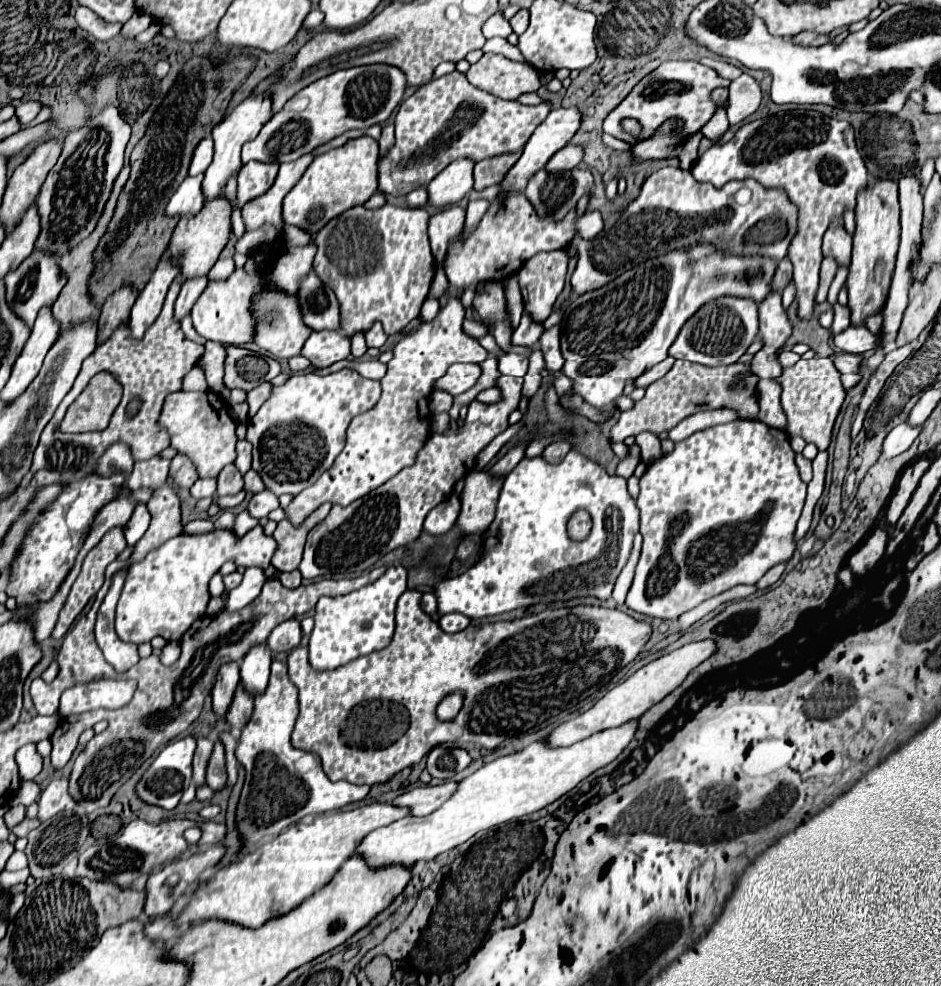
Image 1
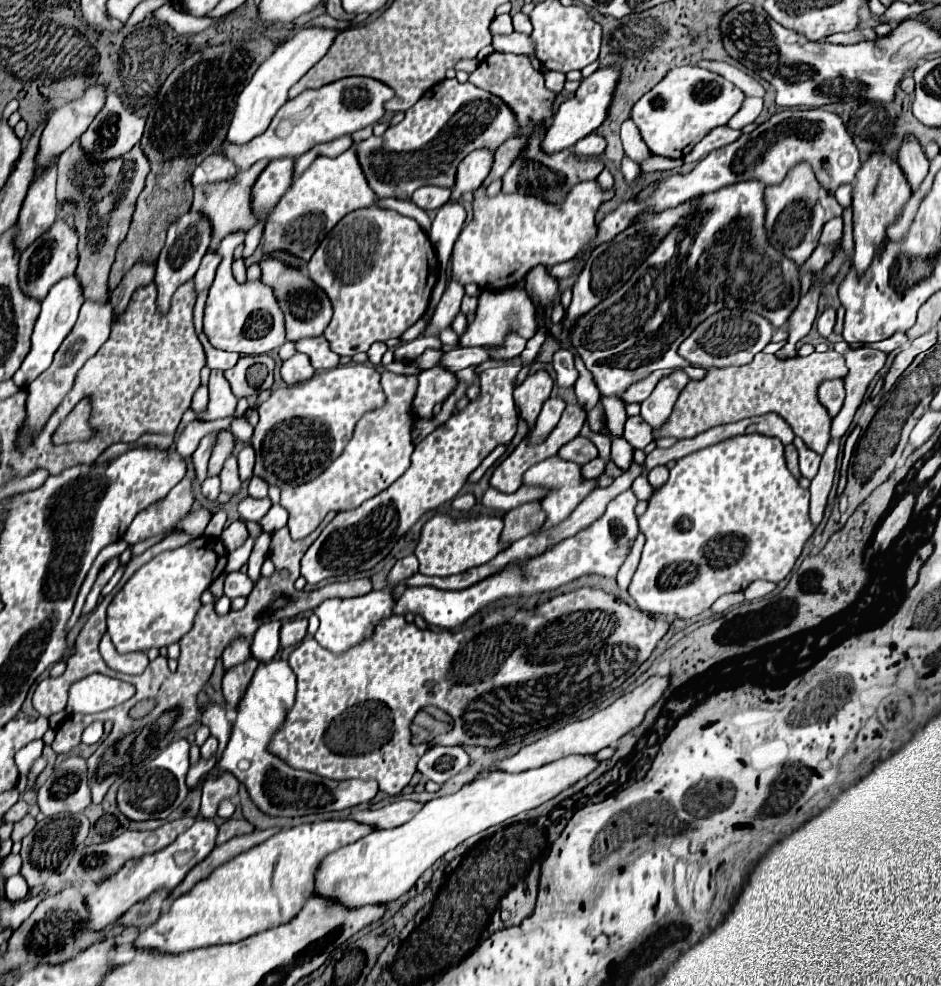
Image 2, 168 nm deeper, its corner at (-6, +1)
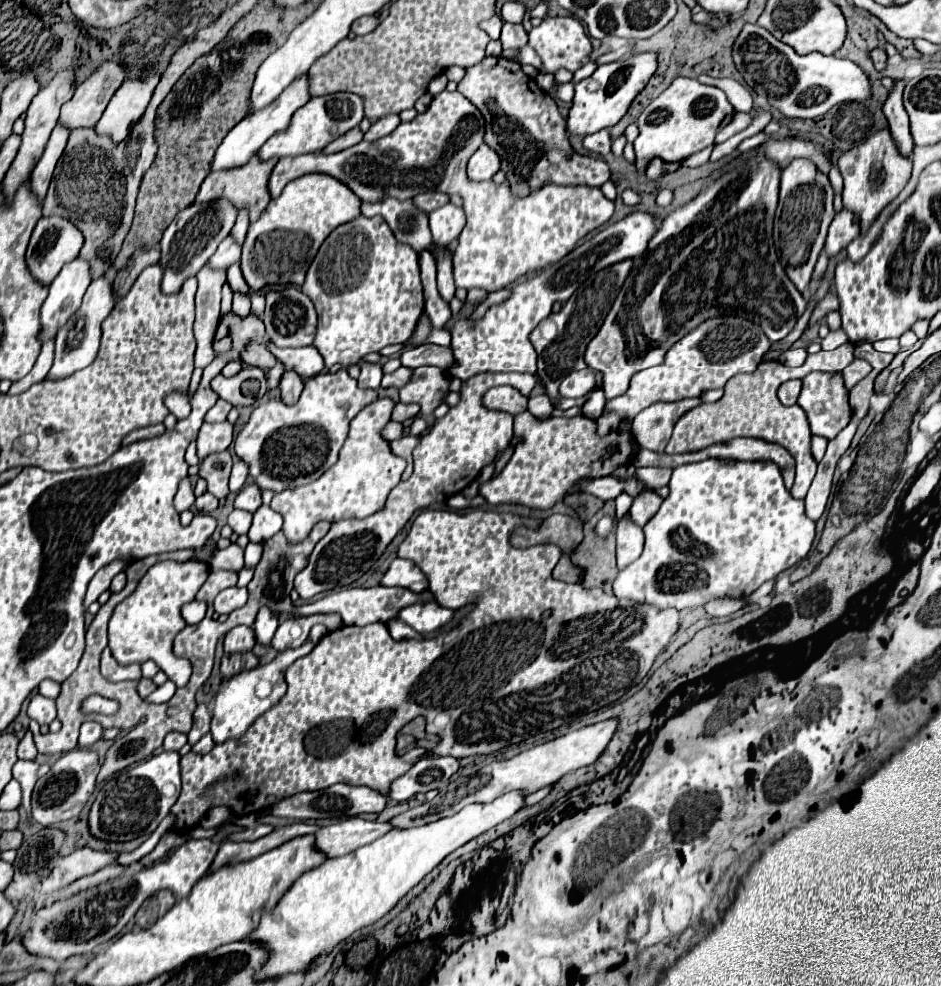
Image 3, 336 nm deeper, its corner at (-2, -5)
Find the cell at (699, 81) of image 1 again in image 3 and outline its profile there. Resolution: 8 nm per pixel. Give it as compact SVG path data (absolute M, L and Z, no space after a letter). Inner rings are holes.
M675 78L667 90L663 90L639 116L639 136L635 138L637 172L643 174L645 166L653 158L663 158L665 162L683 162L687 156L713 146L717 132L731 122L735 108L727 100L725 92L715 86L705 86L695 78Z

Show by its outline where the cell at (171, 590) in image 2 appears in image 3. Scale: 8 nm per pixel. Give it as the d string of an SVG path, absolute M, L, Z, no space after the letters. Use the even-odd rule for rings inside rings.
M165 560L151 566L139 580L133 594L119 602L109 618L109 648L119 664L143 664L145 660L157 662L157 666L173 680L183 686L191 676L191 662L183 662L173 654L173 638L183 630L185 620L181 608L195 600L195 594L209 576L209 564L201 560L175 562Z

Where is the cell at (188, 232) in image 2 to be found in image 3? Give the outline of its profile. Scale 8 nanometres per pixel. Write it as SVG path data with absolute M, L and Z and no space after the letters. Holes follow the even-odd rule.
M227 200L209 202L209 204L191 204L175 216L175 220L167 226L159 242L161 248L159 266L163 268L163 280L161 280L163 294L177 292L187 278L195 276L205 266L207 258L217 250L221 240L227 238L235 218L237 210Z

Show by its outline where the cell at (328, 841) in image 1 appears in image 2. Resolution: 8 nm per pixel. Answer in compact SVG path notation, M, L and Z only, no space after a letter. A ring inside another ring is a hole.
M321 820L313 824L301 824L289 830L281 830L263 844L251 848L249 852L239 854L227 864L221 864L217 870L213 870L205 880L197 882L191 892L183 894L177 898L169 910L165 908L159 920L143 930L135 940L133 946L139 950L151 950L151 952L161 952L161 954L181 954L189 952L195 948L203 946L215 946L215 944L229 944L229 942L239 942L251 934L263 932L267 928L287 924L307 902L313 890L313 876L319 866L319 862L329 854L335 852L347 844L357 842L359 838L367 836L371 826L353 822L353 820Z

